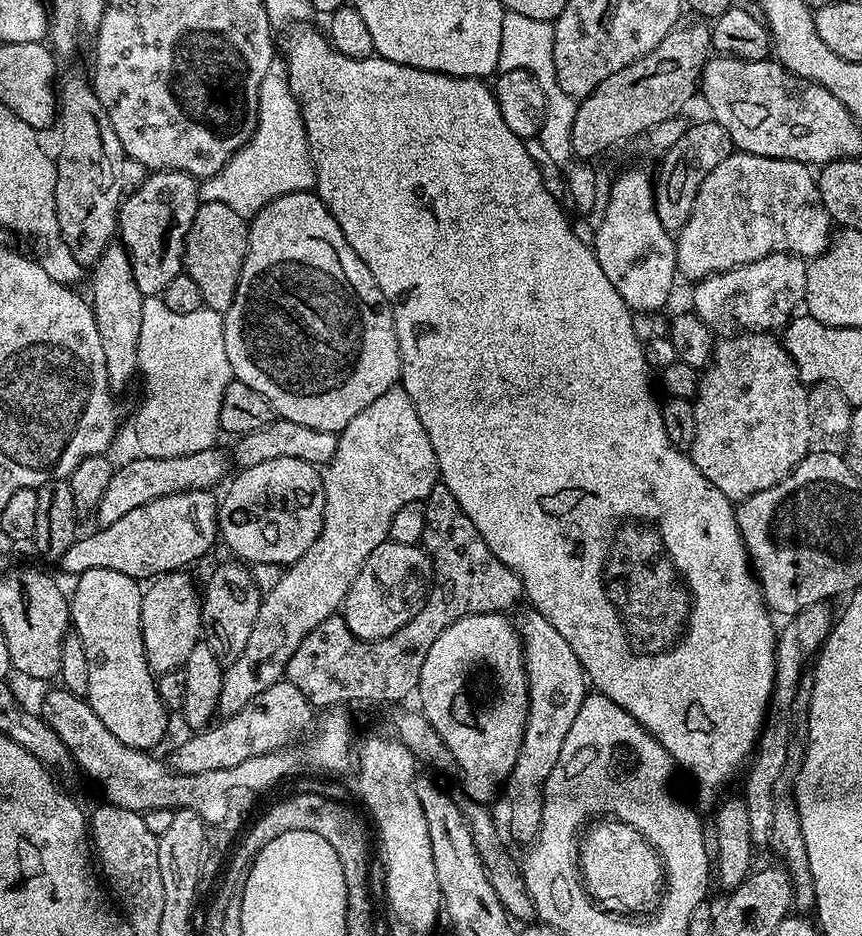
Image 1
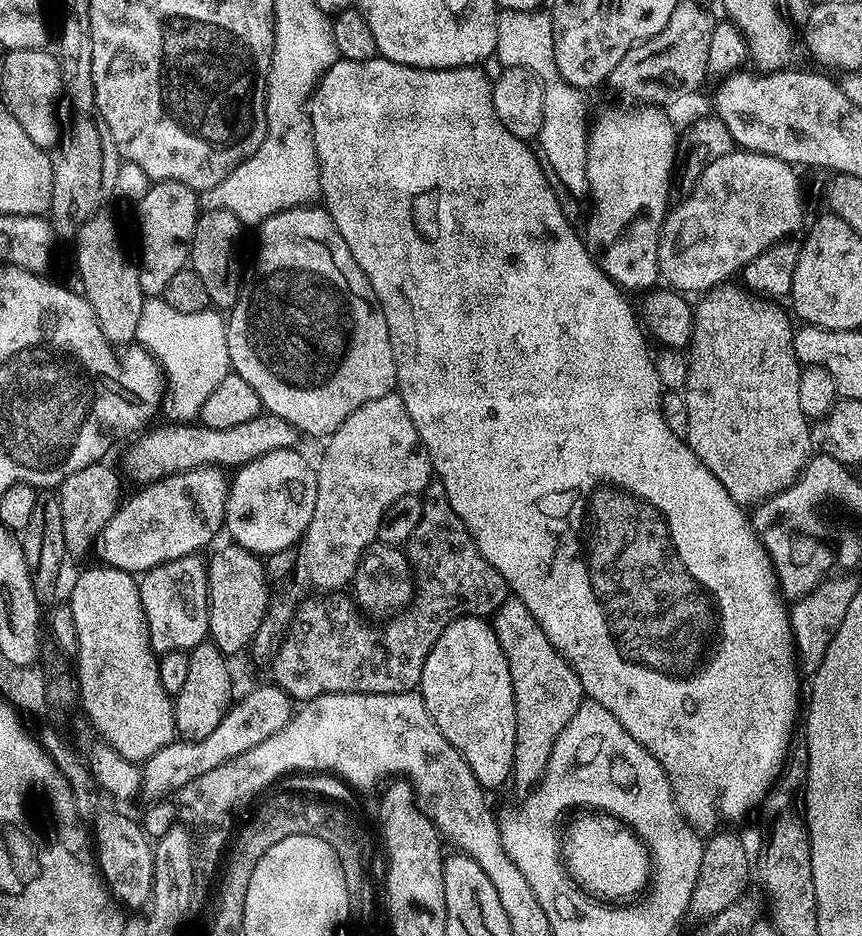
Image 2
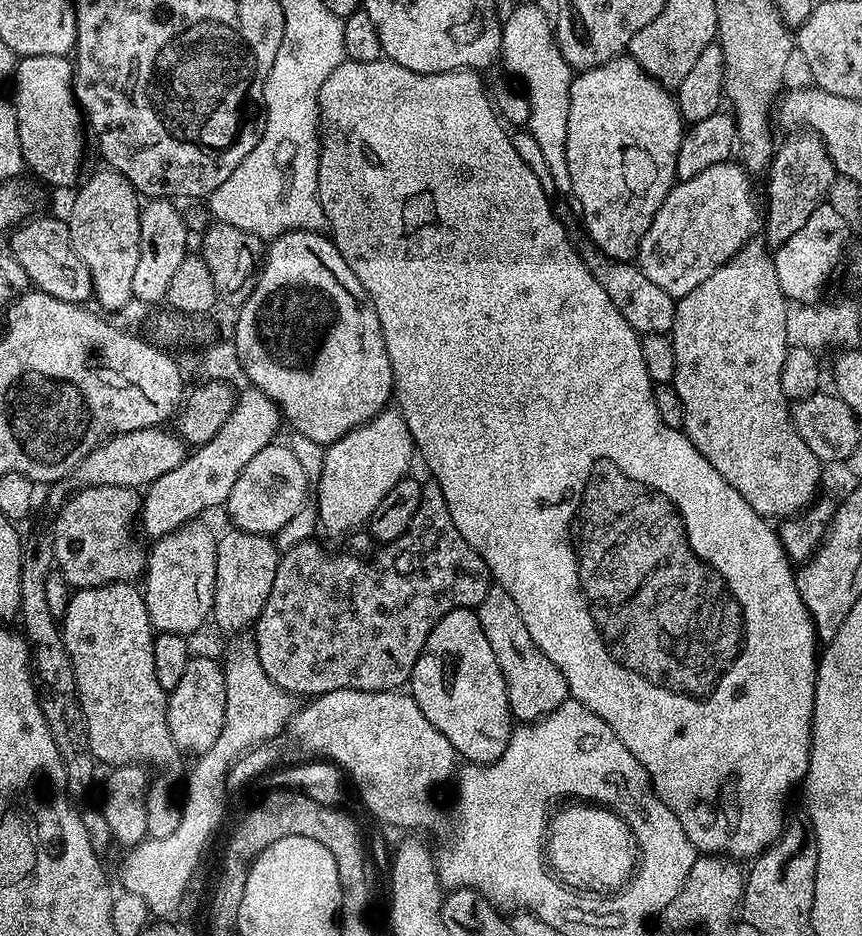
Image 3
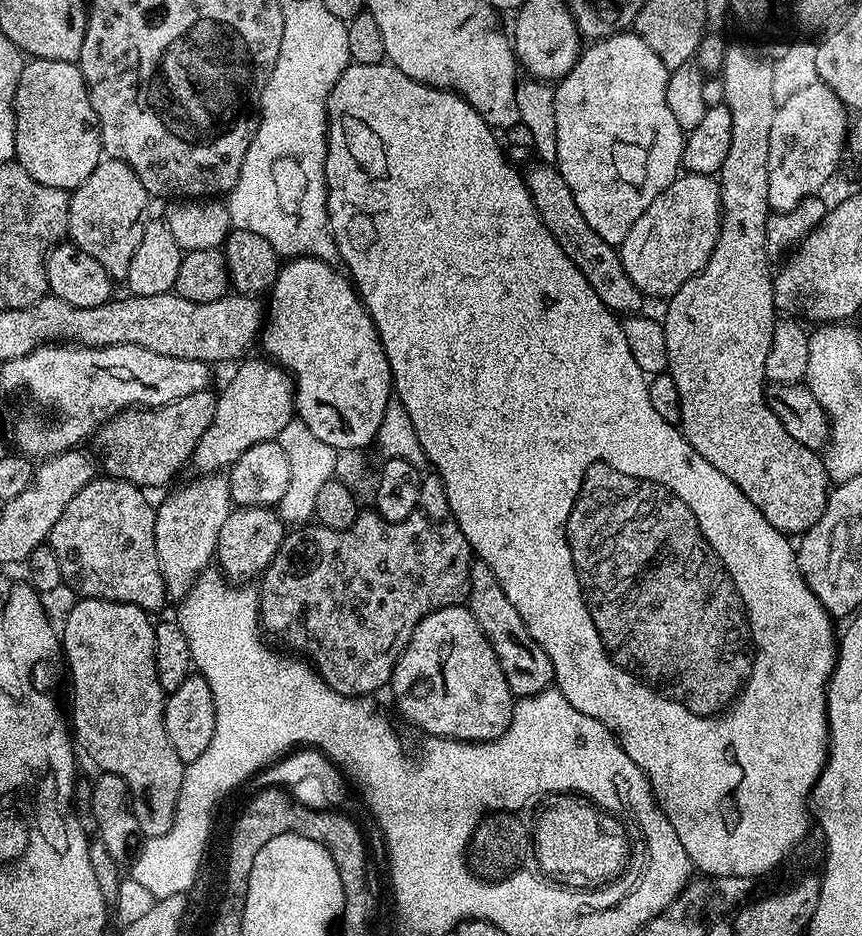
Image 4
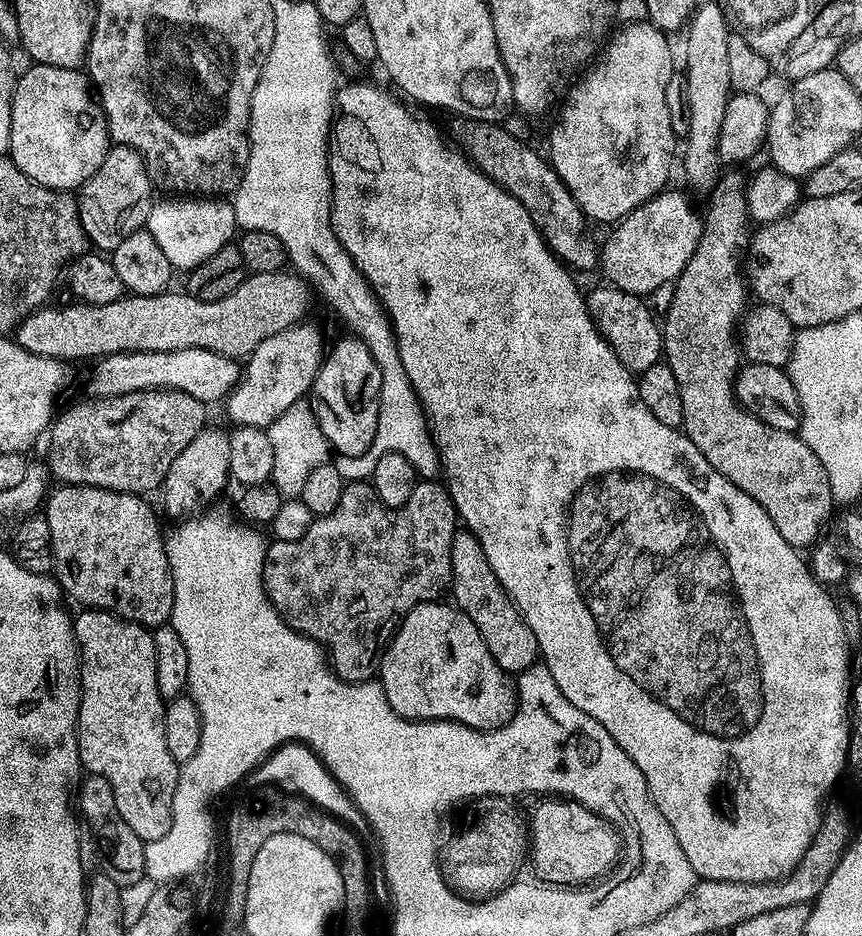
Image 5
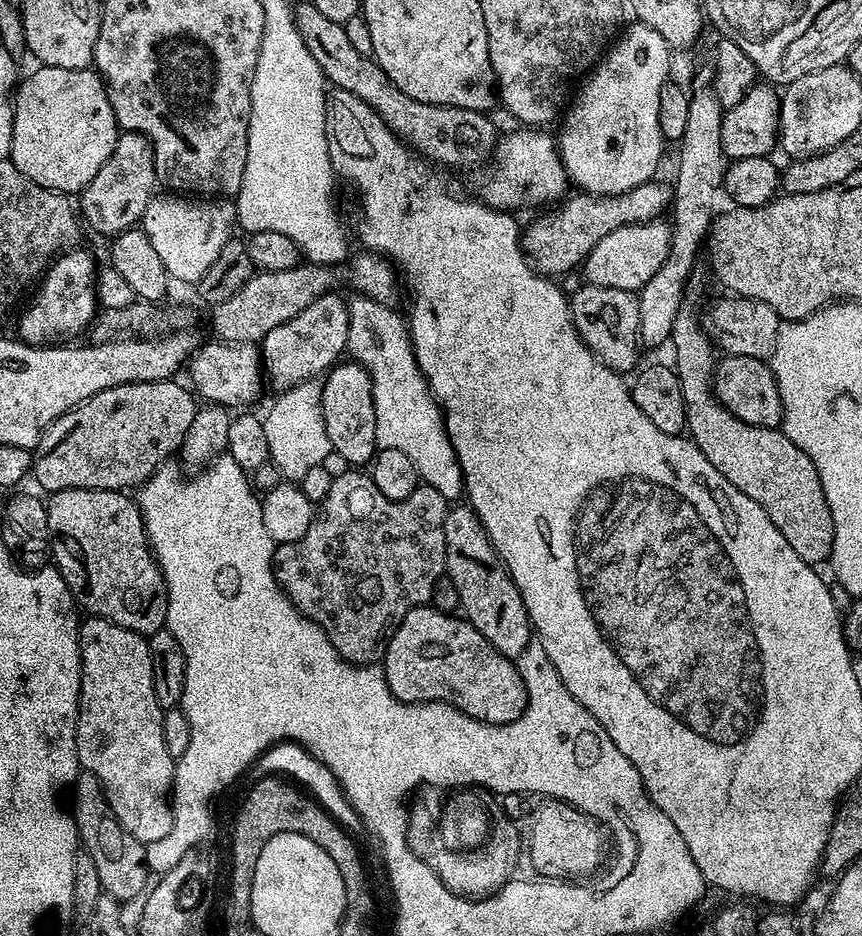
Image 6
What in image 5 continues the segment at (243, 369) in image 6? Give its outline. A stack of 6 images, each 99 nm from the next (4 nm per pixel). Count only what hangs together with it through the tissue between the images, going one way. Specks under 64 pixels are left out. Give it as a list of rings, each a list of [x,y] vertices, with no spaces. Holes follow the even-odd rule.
[[[187,348],[173,352],[119,352],[95,361],[92,372],[93,397],[121,396],[131,392],[171,390],[185,392],[212,406],[215,400],[223,401],[240,379],[241,365],[222,354],[210,350]]]

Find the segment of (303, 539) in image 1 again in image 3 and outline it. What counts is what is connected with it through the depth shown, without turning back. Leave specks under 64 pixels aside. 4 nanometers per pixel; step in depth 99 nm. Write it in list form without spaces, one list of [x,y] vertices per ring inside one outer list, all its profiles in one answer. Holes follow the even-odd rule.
[[[280,442],[267,444],[262,450],[258,450],[258,454],[254,454],[254,458],[250,458],[250,462],[246,462],[246,470],[242,470],[242,474],[238,474],[238,482],[234,482],[234,490],[230,490],[226,511],[232,519],[231,527],[241,532],[249,532],[250,534],[262,534],[263,536],[272,536],[282,530],[282,526],[286,526],[286,522],[290,522],[290,518],[294,518],[294,514],[298,514],[298,510],[305,507],[306,499],[310,496],[310,477],[306,474],[306,470],[302,470],[302,462],[298,462],[298,458],[294,458],[291,447],[280,445]]]

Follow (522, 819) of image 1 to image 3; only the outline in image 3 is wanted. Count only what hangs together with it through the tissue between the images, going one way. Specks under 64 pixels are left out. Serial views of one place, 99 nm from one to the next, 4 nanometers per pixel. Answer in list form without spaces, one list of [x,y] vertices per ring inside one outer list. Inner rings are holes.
[[[493,586],[474,611],[482,626],[482,634],[486,634],[490,642],[490,650],[494,650],[494,658],[498,658],[508,691],[508,709],[513,717],[520,722],[535,722],[562,706],[562,702],[569,699],[566,678],[562,670],[558,670],[558,666],[534,646],[534,638],[530,638],[530,630],[526,630],[526,622],[522,622],[514,598],[510,598],[506,590]]]

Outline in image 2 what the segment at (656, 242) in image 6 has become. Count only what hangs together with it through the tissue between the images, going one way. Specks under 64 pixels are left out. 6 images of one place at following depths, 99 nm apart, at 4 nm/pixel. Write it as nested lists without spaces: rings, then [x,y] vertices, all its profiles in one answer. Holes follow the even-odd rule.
[[[733,150],[730,154],[723,155],[717,161],[712,162],[710,166],[702,172],[693,188],[687,191],[688,197],[681,202],[680,205],[669,207],[667,216],[664,217],[664,224],[660,227],[660,237],[658,237],[658,266],[663,283],[667,287],[681,294],[703,294],[709,292],[712,288],[717,287],[725,282],[731,281],[732,276],[739,273],[754,258],[758,258],[758,254],[762,254],[762,250],[766,250],[771,244],[778,240],[785,239],[792,234],[792,231],[800,224],[800,214],[802,208],[800,206],[800,182],[796,178],[797,169],[791,164],[787,164],[785,160],[779,160],[773,156],[767,156],[761,152],[749,152],[747,150]]]

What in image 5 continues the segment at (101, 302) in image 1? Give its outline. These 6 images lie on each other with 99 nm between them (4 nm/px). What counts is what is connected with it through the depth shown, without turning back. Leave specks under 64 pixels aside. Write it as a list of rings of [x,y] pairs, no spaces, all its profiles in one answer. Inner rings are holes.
[[[124,144],[109,147],[102,166],[81,184],[78,189],[80,221],[84,227],[87,243],[93,249],[111,254],[124,238],[141,231],[148,223],[148,215],[154,203],[154,185],[144,165],[144,160],[135,150]]]

